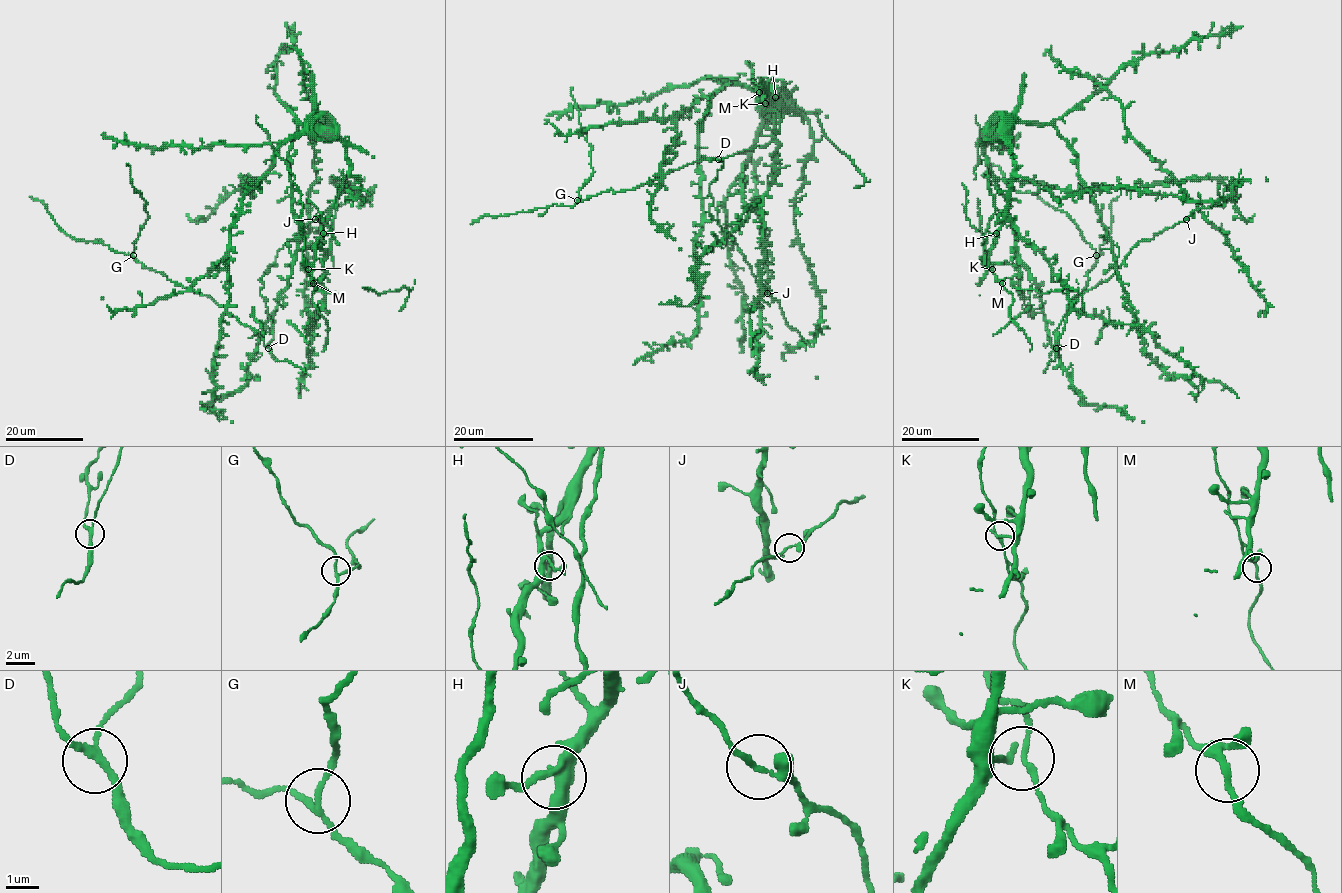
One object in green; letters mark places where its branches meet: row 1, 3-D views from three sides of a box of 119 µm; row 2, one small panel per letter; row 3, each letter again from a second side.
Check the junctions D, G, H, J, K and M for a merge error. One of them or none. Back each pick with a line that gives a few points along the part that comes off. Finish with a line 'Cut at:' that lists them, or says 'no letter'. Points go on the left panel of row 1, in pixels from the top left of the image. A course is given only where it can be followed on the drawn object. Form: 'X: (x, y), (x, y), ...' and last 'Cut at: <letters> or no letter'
Cut at: no letter

